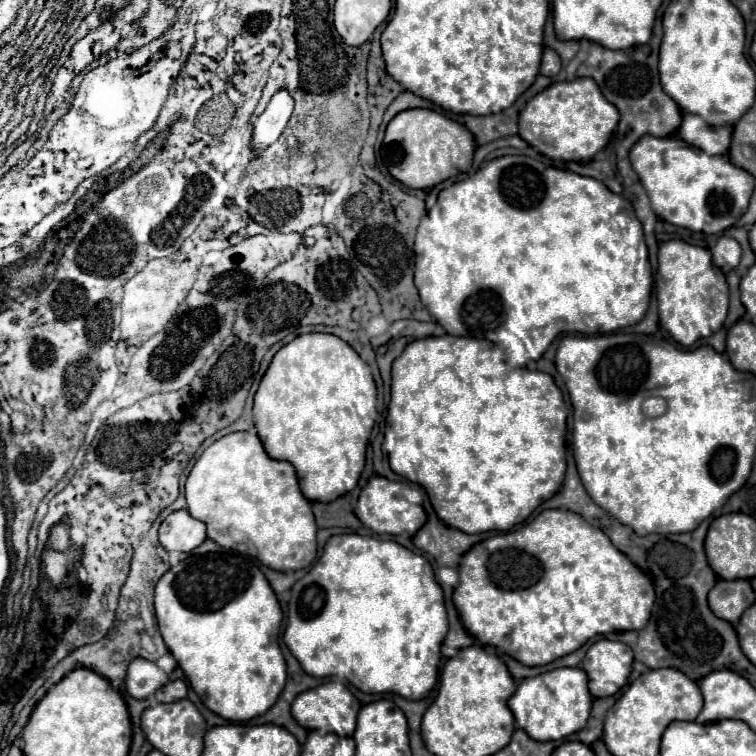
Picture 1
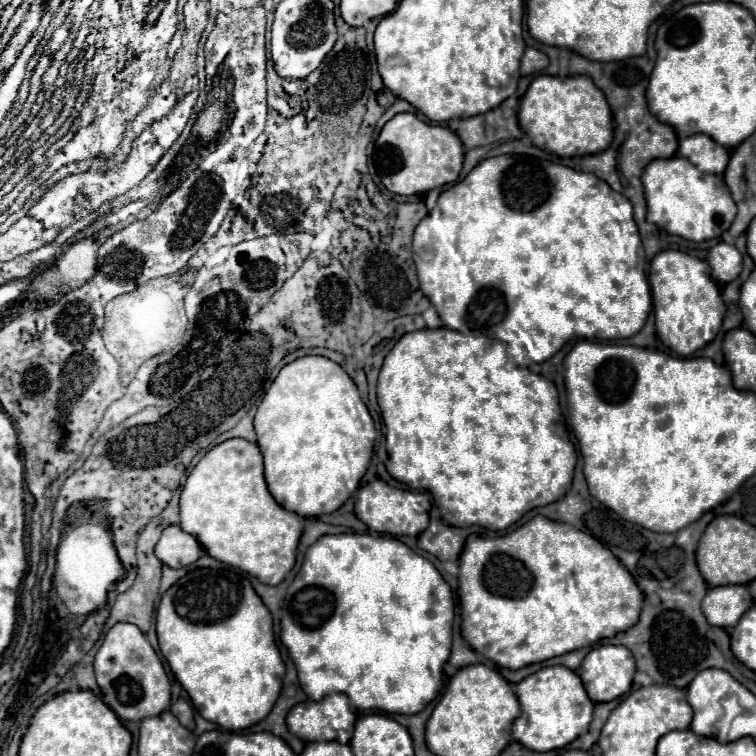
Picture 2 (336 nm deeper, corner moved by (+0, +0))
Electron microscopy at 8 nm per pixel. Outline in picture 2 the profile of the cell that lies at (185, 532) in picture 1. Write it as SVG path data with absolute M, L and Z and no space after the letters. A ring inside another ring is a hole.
M167 526L155 546L155 554L169 568L183 568L197 562L203 554L203 548L179 526Z

